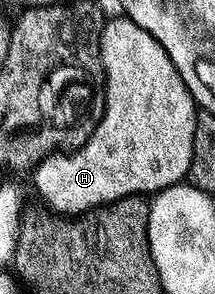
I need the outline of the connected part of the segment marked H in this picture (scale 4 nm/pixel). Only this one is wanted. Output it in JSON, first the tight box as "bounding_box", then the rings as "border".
{"bounding_box":[34,18,198,217],"border":[[[109,18],[100,32],[99,62],[104,65],[106,98],[104,116],[86,142],[74,151],[47,155],[34,169],[36,191],[49,212],[75,217],[94,207],[137,193],[155,193],[181,182],[192,170],[192,146],[198,104],[182,81],[166,49],[134,20]]]}

